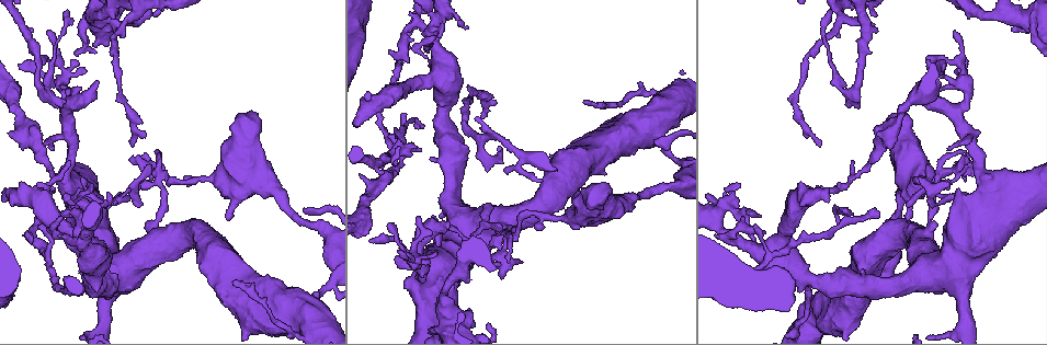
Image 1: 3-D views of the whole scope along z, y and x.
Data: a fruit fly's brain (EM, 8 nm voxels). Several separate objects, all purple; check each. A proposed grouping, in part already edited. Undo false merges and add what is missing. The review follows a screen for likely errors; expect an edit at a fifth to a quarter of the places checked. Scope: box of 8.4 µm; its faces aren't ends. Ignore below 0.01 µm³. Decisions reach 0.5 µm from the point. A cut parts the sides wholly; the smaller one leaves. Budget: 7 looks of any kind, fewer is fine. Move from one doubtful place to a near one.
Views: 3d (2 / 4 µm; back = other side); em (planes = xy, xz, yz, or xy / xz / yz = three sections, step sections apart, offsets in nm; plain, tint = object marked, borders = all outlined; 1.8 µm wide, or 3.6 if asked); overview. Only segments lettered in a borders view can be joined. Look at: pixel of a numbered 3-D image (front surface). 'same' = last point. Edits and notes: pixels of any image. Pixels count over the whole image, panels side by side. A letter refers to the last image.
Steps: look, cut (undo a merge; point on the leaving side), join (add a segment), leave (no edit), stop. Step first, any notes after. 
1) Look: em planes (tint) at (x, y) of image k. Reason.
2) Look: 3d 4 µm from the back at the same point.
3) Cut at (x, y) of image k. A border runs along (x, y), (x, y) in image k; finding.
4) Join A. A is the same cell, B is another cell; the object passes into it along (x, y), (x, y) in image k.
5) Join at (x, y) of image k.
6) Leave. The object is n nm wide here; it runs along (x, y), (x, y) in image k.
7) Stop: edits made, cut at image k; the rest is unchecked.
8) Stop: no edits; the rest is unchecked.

Look: em yz step 16 (tint) at (502, 254) of image 1. Sharp bend.

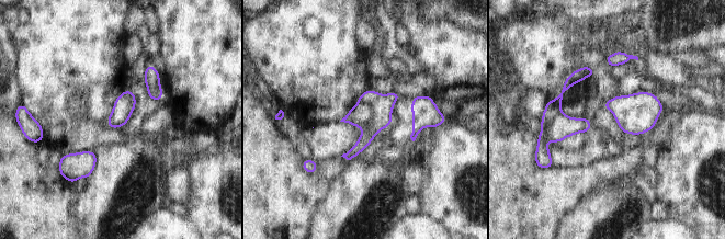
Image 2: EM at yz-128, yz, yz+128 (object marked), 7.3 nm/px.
Look: em yz step 16 (borders) at the same point.

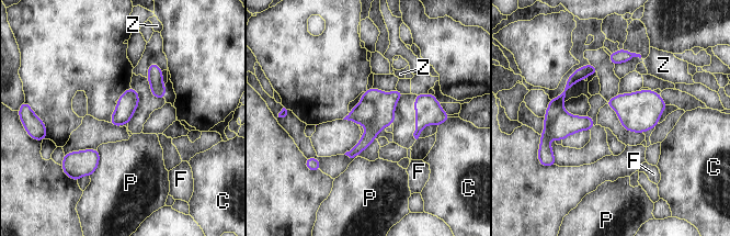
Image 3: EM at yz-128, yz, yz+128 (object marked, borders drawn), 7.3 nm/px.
Cut at (363, 113) of image 3. The object is 130 nm wide here; C, F, P and Z are other cells; a border runs along (362, 100), (375, 107), (368, 125) in image 3; a second neuron is stuck on.

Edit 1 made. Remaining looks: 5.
Look: 3d 2 µm at (398, 251) of image 1. Thin end.

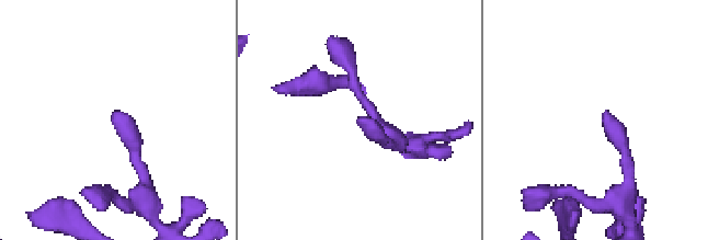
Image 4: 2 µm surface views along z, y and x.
Look: em planes (borders) at (361, 121) of image 4.

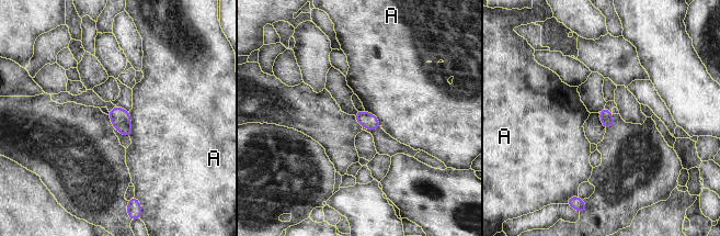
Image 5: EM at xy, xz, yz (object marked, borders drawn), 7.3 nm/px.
Leave. A is another cell; a border runs along (128, 111), (132, 126), (130, 137) in image 5; no lettered segment goes on from it.

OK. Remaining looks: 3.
Look: overview.

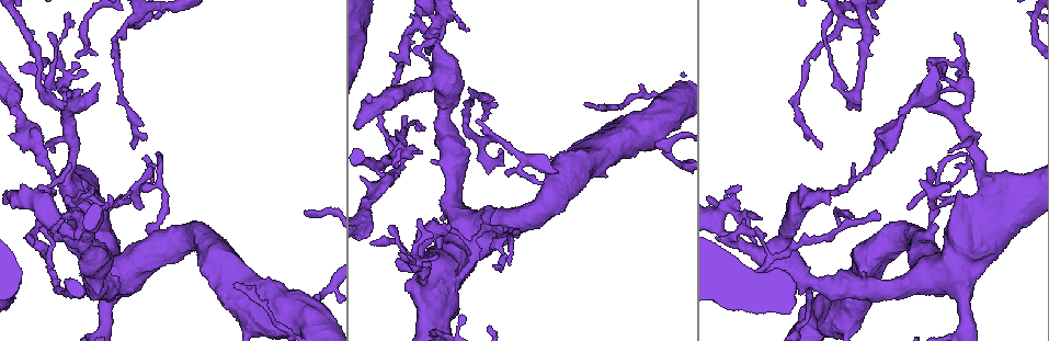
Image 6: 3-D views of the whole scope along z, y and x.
Look: em 3.6 µm planes (borders) at (657, 140) of image 6. Thick turns thin.

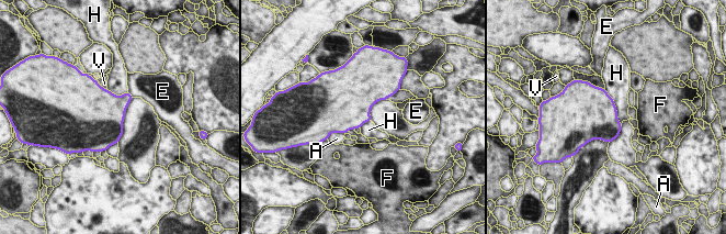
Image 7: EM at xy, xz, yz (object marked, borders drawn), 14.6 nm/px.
Leave. The longest contact is with H, 600 nm; A, E, F, H and V are other cells; continuous, no second neuron.

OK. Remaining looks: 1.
Stop: edits made, cut at image 3; the rest is unchecked.

